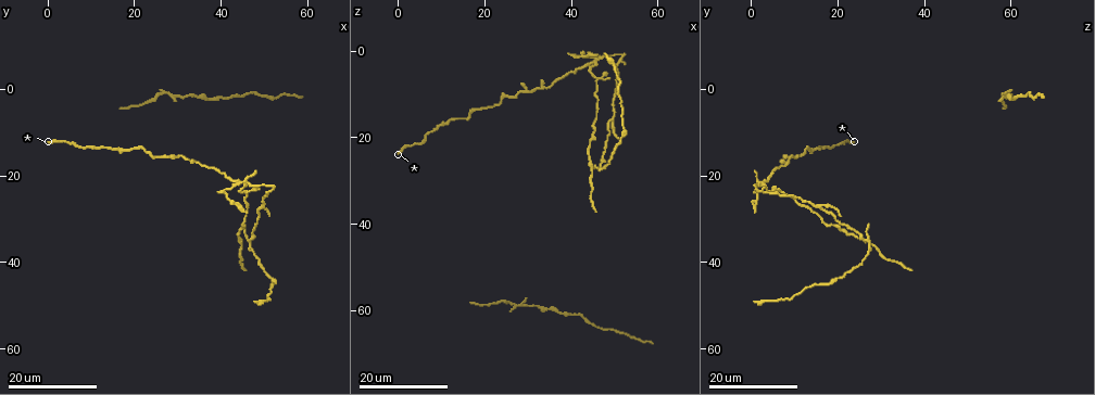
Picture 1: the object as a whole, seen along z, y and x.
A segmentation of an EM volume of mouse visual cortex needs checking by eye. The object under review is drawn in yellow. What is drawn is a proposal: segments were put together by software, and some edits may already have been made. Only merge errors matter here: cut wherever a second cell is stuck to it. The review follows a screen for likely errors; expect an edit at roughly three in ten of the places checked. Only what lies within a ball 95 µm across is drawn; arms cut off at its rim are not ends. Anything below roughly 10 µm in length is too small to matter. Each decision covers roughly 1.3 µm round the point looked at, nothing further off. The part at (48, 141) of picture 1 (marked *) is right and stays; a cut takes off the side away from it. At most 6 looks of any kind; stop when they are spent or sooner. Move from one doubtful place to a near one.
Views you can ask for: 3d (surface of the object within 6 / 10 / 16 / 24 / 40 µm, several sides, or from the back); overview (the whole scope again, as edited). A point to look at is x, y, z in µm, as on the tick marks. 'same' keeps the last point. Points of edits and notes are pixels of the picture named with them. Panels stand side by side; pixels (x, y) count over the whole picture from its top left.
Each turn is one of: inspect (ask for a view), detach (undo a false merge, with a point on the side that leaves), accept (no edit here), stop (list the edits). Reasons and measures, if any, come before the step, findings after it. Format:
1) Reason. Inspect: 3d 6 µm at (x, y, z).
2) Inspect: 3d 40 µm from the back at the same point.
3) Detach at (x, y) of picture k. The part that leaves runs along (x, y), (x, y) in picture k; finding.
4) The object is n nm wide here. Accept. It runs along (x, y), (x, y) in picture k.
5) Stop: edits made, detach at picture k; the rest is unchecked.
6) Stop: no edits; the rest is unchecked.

Inspect: 3d 16 µm at (52.0, 22.5, 0.5).

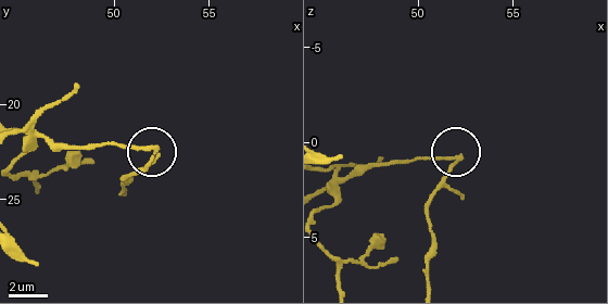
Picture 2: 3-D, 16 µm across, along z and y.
Zoom in. Inspect: 3d 10 µm at (51.9, 22.4, 0.9).

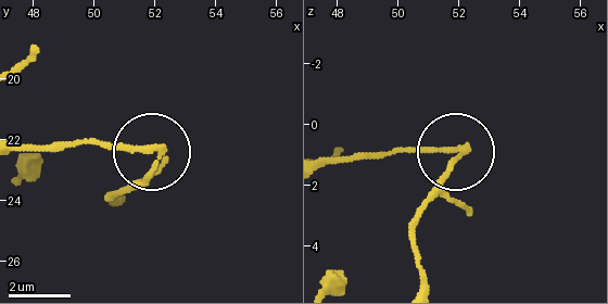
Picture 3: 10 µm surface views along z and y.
Detach at (140, 185) of picture 3. Two cells meet here.

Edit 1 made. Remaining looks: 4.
Four arms meet. Inspect: 3d 16 µm at (46.0, 21.5, 2.5).

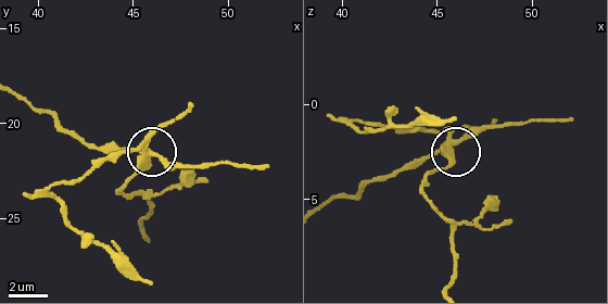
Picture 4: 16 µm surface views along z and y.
Closer look. Inspect: 3d 6 µm at (45.4, 22.1, 2.2).

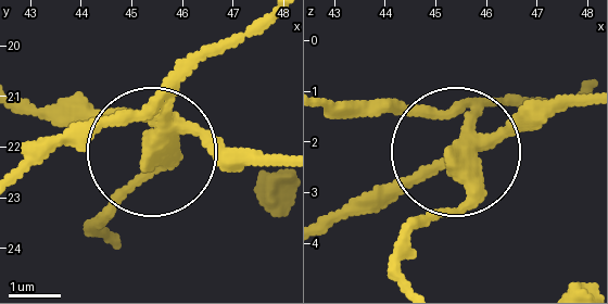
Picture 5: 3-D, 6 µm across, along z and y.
From behind. Inspect: 3d 6 µm from the back at (45.45, 22.05, 2.25).

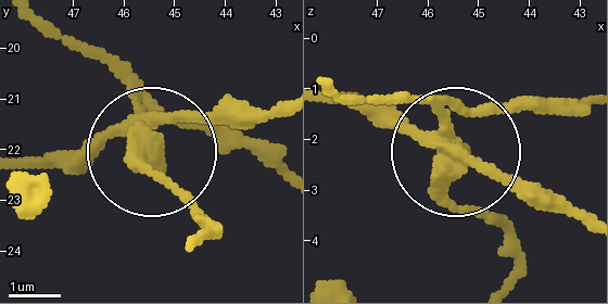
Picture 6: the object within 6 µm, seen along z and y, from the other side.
The object is 360 nm wide here. Detach at (123, 75) of picture 6. The part that leaves runs along (146, 130), (150, 169), (206, 235) in picture 6; two cells meet here.

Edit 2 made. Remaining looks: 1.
Stop: edits made, detach at picture 3, detach at picture 6; the rest is unchecked.

